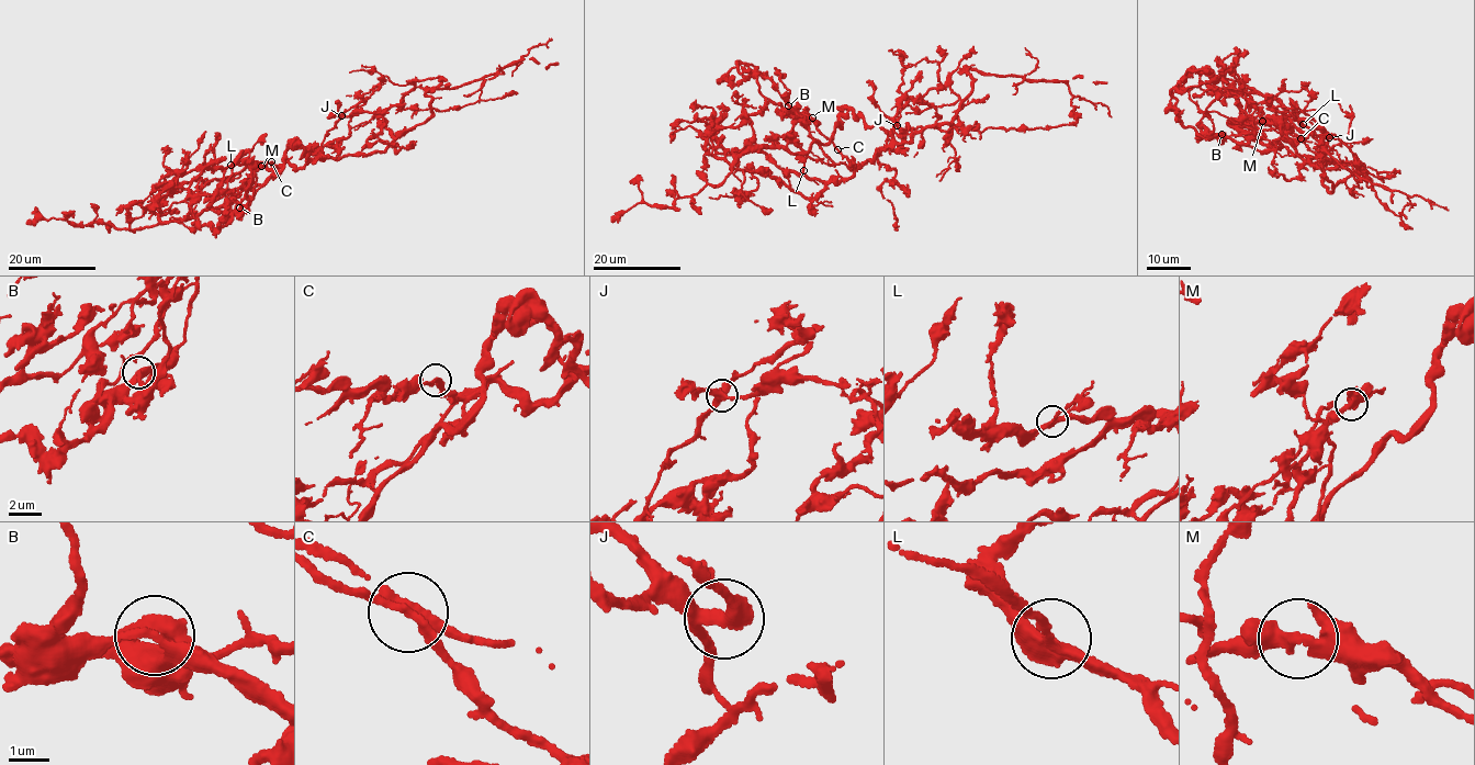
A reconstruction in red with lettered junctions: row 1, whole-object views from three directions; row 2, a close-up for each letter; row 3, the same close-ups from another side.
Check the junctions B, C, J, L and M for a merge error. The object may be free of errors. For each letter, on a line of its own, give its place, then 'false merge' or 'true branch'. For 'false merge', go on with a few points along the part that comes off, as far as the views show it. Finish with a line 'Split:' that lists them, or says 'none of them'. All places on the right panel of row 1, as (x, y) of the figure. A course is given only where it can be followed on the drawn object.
B: at (1222, 134); true branch
C: at (1301, 138); true branch
J: at (1329, 137); true branch
L: at (1303, 124); true branch
M: at (1262, 121); true branch
Split: none of them

